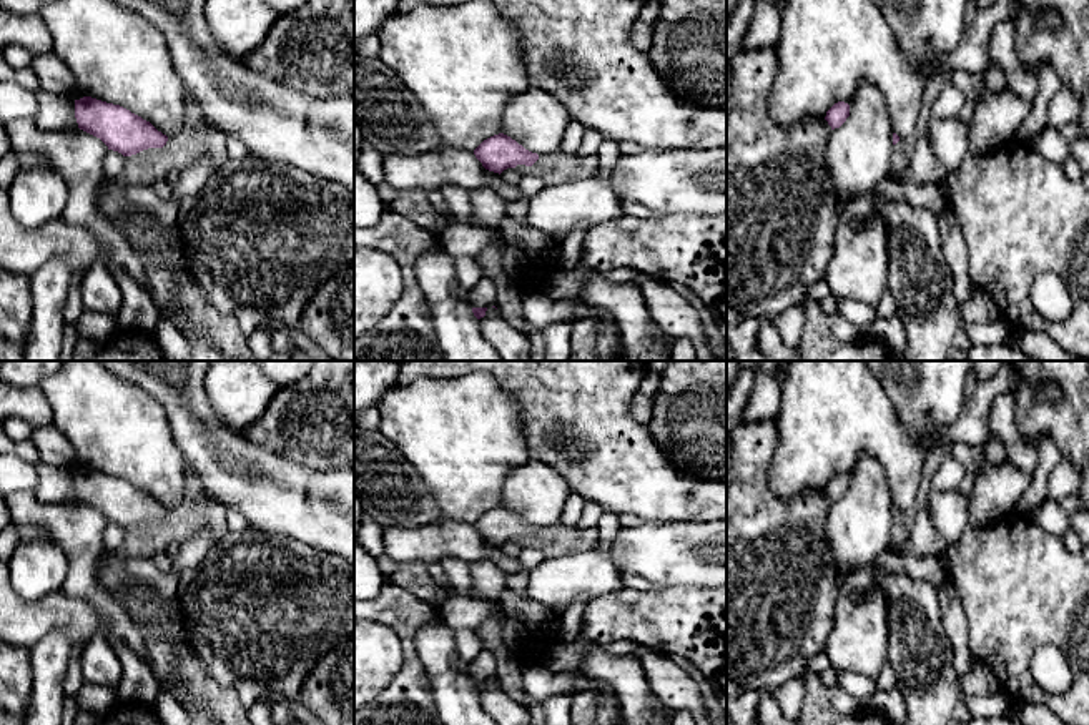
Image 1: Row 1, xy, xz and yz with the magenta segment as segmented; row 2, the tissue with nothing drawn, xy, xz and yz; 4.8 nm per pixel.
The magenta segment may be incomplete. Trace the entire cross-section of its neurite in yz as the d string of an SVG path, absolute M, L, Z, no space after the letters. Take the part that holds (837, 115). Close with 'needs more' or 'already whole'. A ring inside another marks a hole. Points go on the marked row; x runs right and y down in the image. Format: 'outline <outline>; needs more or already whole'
outline M838 101L826 111L825 120L828 121L831 130L835 130L840 128L848 116L850 116L850 105L845 101Z; already whole

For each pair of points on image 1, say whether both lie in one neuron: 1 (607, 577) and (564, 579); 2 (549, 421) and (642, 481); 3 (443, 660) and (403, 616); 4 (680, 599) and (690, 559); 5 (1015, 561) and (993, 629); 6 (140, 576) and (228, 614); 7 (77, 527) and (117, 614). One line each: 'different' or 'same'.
1: same
2: same
3: different
4: different
5: same
6: different
7: same

